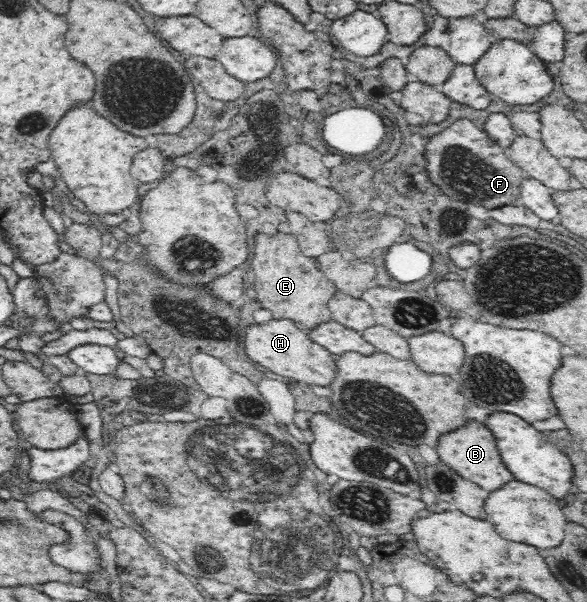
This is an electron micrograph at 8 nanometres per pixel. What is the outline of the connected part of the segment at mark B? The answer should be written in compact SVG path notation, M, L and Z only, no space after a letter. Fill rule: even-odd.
M469 421L465 427L443 435L443 439L439 439L437 451L439 451L439 457L447 465L451 465L451 468L459 471L459 475L465 477L465 479L471 479L473 483L481 485L487 491L495 491L495 489L503 487L503 483L513 479L511 471L505 467L505 463L501 459L495 435L485 423Z

